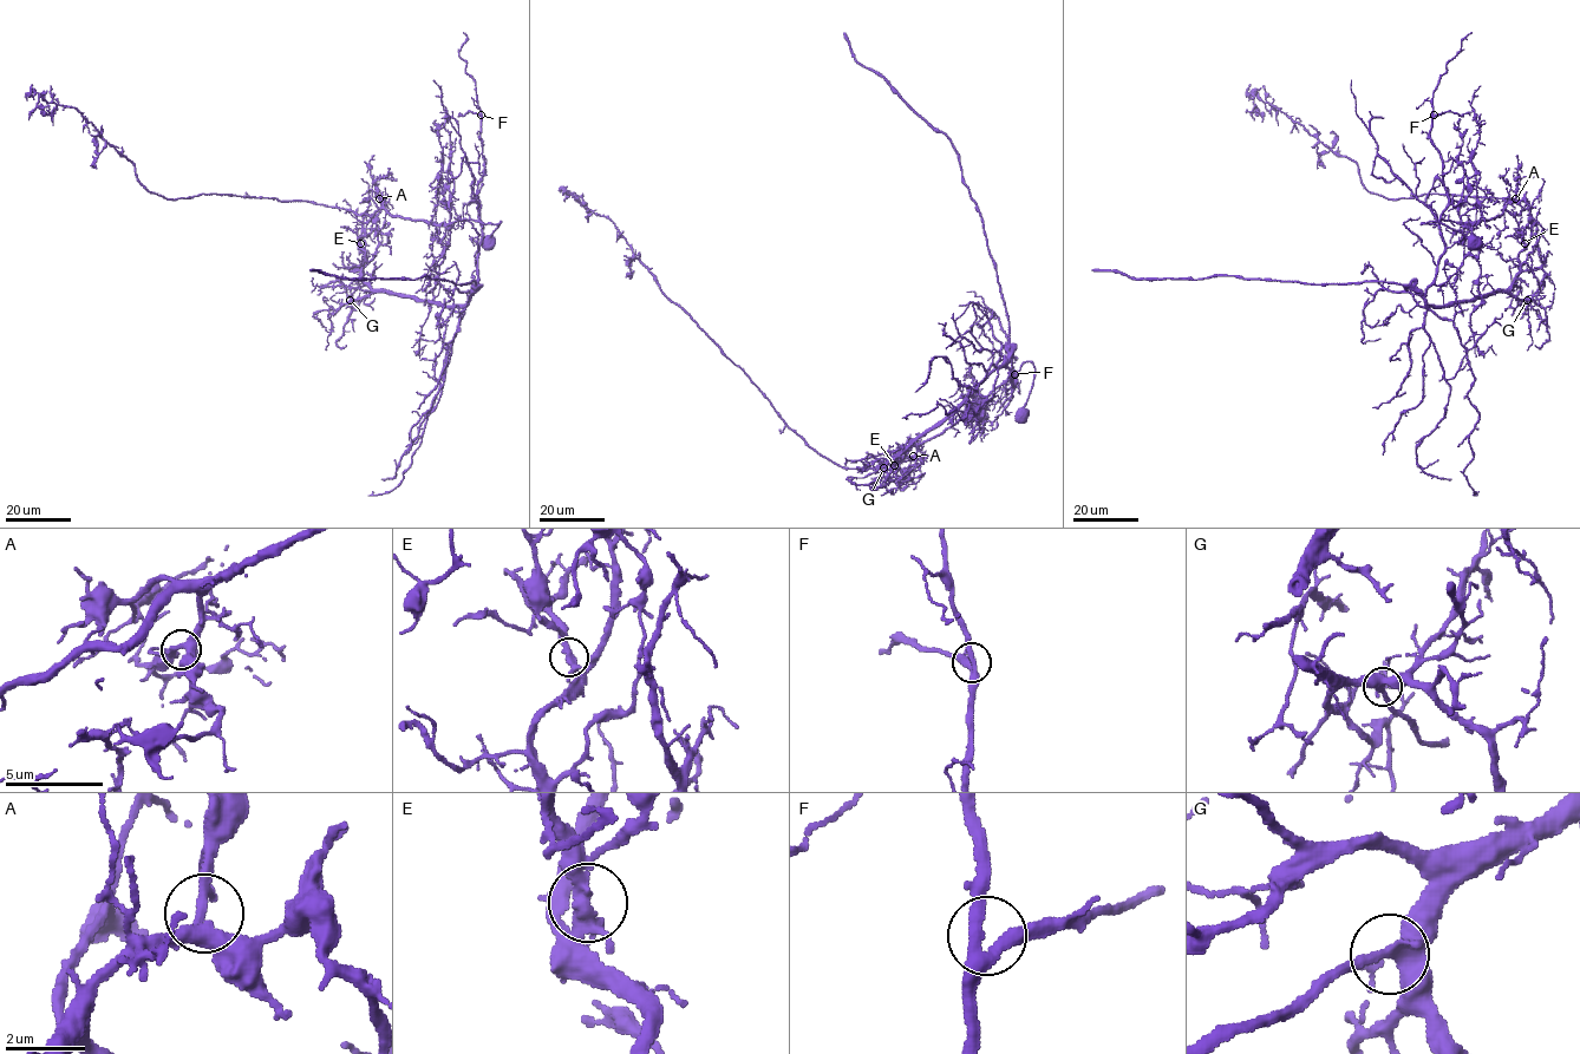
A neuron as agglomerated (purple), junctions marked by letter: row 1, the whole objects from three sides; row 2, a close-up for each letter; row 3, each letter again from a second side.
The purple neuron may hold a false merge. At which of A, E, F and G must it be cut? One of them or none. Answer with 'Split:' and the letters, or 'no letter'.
Split: E

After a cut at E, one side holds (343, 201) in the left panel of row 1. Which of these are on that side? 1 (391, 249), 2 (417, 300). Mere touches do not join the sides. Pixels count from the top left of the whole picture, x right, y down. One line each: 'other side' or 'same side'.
1: other side
2: other side

